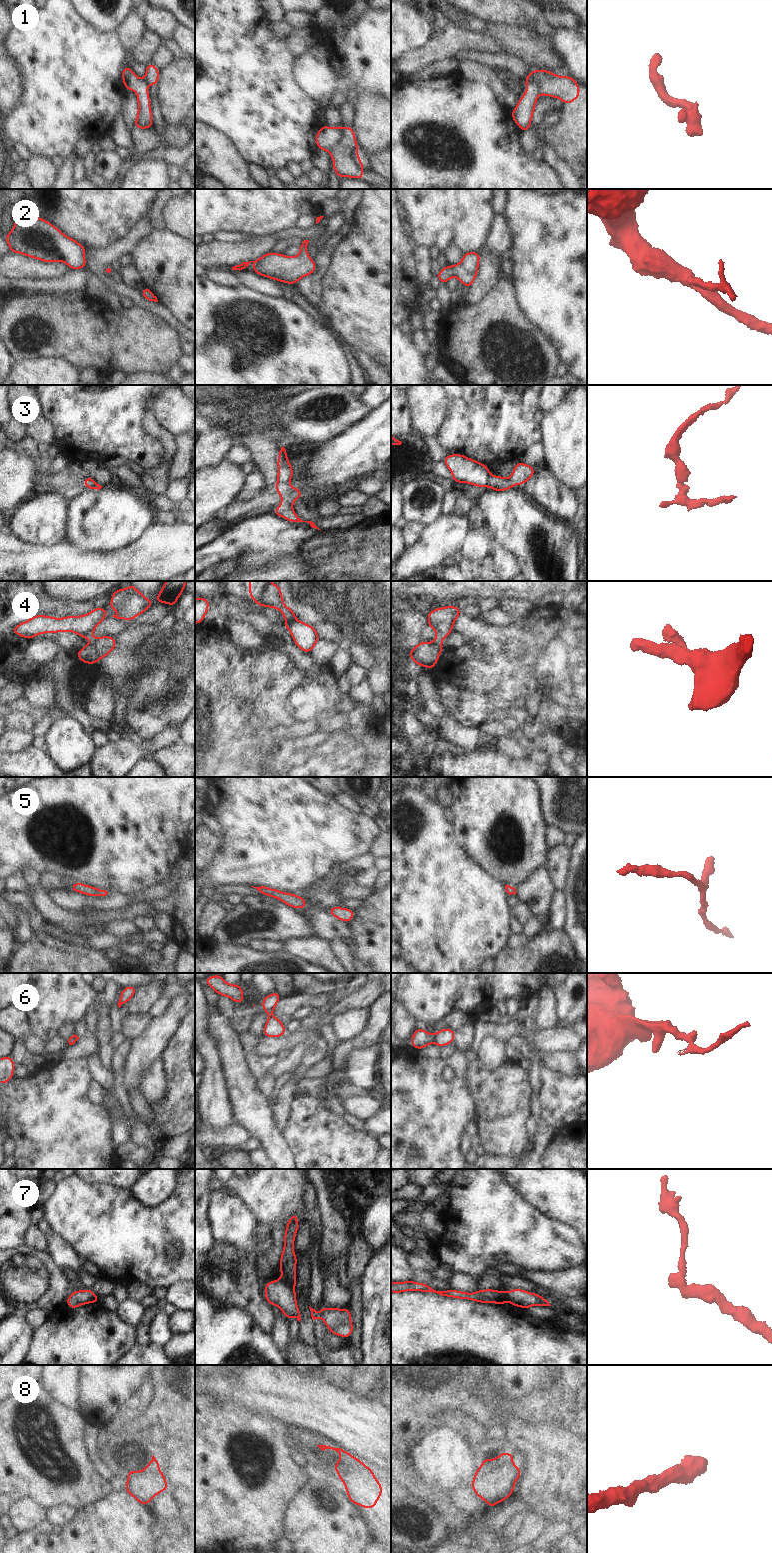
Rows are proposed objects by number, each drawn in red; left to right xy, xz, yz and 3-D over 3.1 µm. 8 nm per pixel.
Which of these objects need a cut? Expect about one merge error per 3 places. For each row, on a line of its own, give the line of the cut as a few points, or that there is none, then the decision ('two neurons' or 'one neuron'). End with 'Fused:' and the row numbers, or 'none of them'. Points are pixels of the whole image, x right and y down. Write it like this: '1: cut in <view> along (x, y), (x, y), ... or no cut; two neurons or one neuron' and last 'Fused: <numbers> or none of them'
1: cut in xz along (341, 127), (340, 138), (328, 150); two neurons
2: no cut; one neuron
3: no cut; one neuron
4: cut in xy along (92, 641), (101, 657); two neurons
5: no cut; one neuron
6: cut in yz along (433, 1035), (435, 1042); two neurons
7: cut in xz along (282, 1278), (289, 1287), (293, 1288); two neurons
8: no cut; one neuron
Fused: 1, 4, 6, 7

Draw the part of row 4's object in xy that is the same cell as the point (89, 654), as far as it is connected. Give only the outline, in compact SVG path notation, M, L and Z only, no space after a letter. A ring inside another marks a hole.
M89 642L84 648L78 650L77 656L80 661L86 664L96 664L101 658L99 649L93 642Z

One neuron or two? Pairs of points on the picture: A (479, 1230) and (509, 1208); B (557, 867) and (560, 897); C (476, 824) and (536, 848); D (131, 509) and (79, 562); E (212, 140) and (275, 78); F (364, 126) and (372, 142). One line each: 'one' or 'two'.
A: one
B: two
C: one
D: two
E: two
F: one

